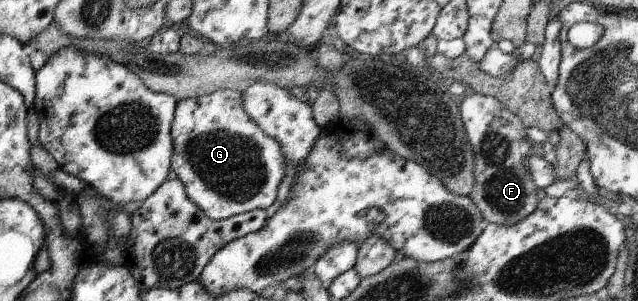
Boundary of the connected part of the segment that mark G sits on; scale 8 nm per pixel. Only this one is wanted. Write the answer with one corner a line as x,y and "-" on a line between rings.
232,87
180,100
172,124
172,137
174,177
185,185
187,196
208,217
214,220
226,220
253,209
266,209
276,201
278,185
286,175
287,154
283,153
281,143
275,137
268,135
247,112
240,90

